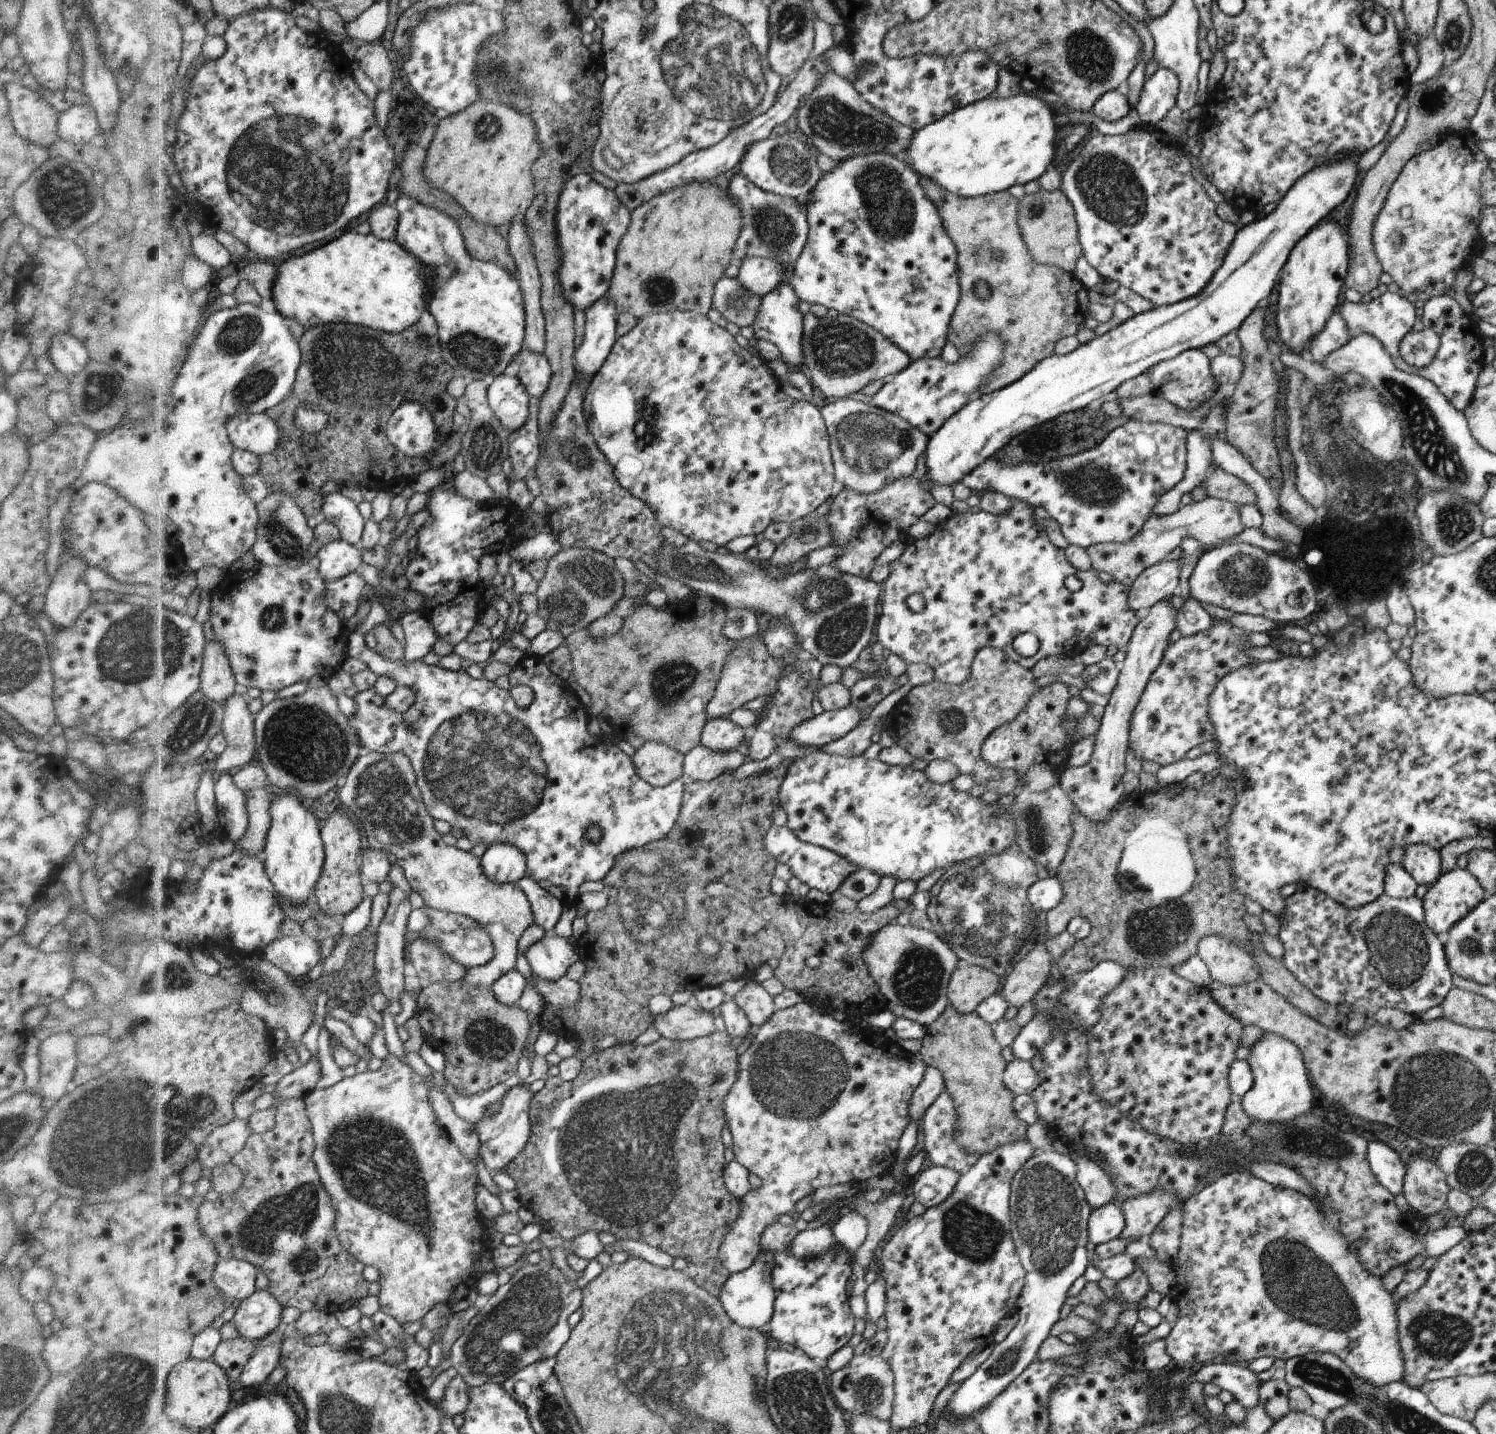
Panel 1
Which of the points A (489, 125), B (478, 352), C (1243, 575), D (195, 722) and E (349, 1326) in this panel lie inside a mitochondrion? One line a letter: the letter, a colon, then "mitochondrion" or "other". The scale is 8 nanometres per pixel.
A: mitochondrion
B: mitochondrion
C: mitochondrion
D: mitochondrion
E: other

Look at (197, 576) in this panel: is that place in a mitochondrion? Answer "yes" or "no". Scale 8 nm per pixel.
no

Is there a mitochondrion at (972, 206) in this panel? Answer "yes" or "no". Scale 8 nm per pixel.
no

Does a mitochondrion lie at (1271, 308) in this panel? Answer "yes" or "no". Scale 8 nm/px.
no

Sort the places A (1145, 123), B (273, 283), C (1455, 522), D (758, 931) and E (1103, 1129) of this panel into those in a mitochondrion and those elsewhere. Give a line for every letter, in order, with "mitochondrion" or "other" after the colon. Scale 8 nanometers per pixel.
A: other
B: other
C: mitochondrion
D: other
E: other

